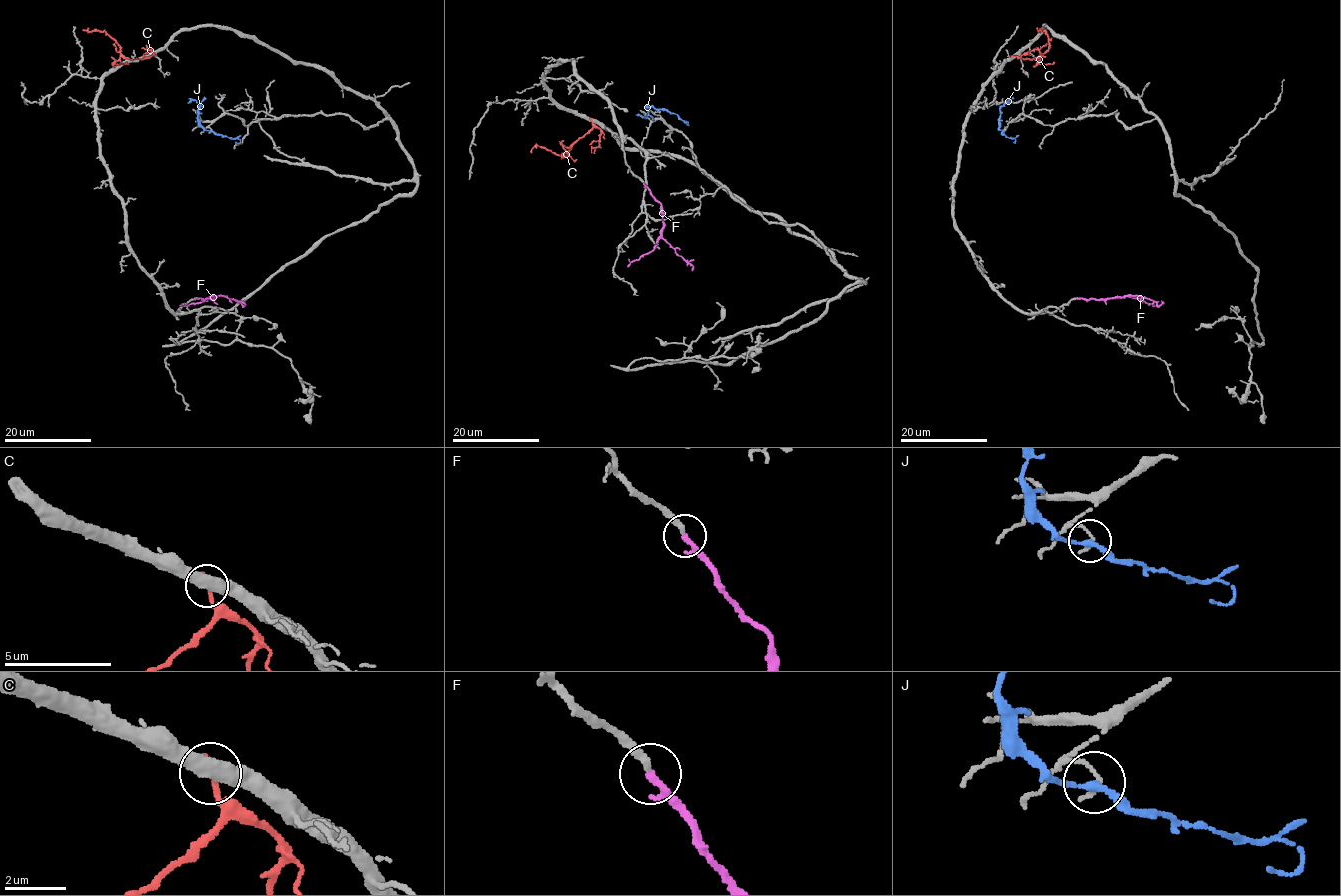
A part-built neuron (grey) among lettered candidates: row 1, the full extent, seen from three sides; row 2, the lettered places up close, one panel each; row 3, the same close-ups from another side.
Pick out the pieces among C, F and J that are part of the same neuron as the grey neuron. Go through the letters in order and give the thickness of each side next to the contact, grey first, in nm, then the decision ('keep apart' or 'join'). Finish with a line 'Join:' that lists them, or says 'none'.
C: 480/260 nm | keep apart
F: 240/260 nm | join
J: 160/200 nm | keep apart
Join: F

